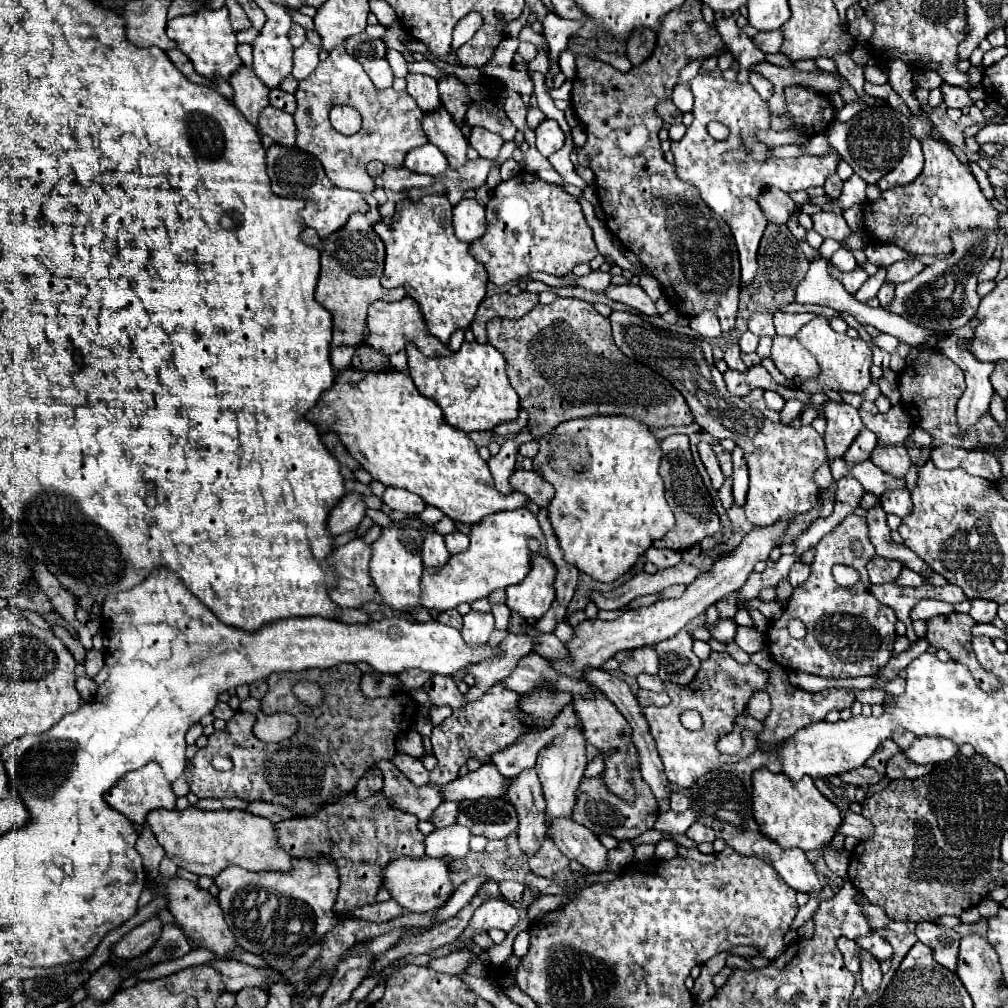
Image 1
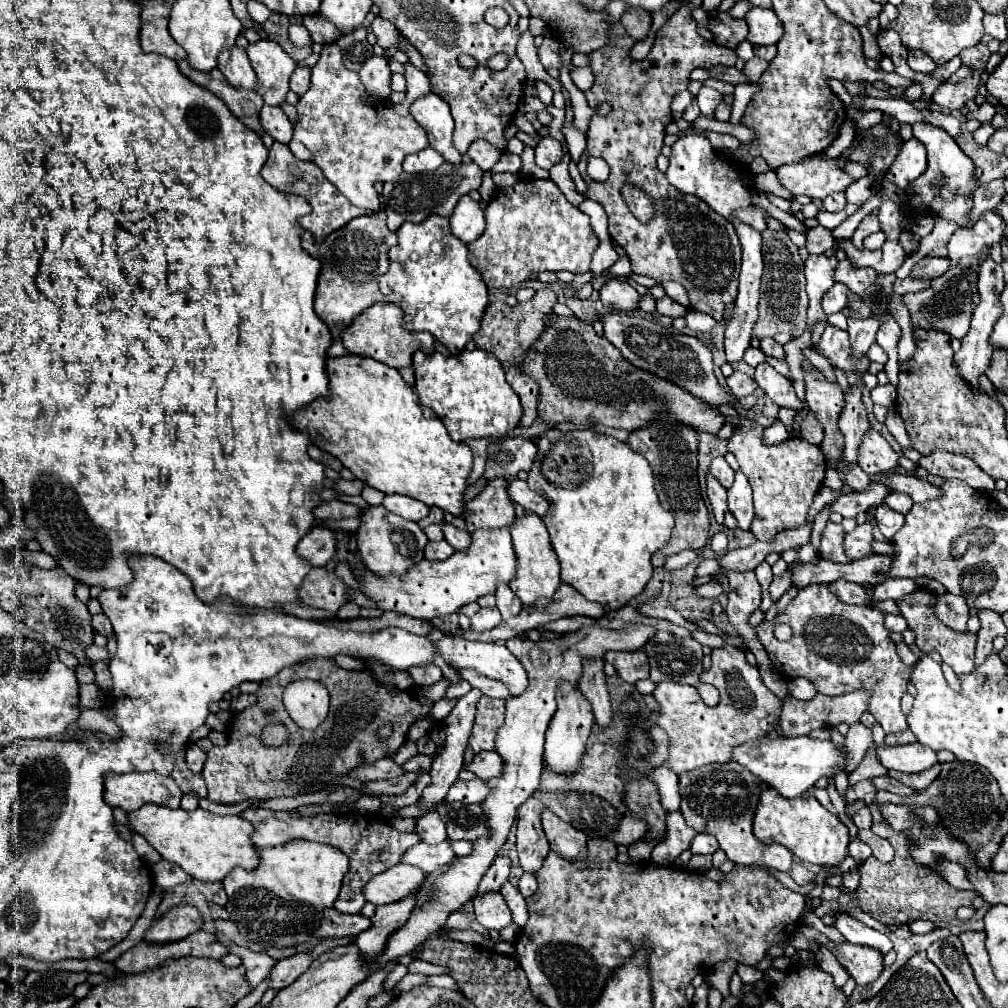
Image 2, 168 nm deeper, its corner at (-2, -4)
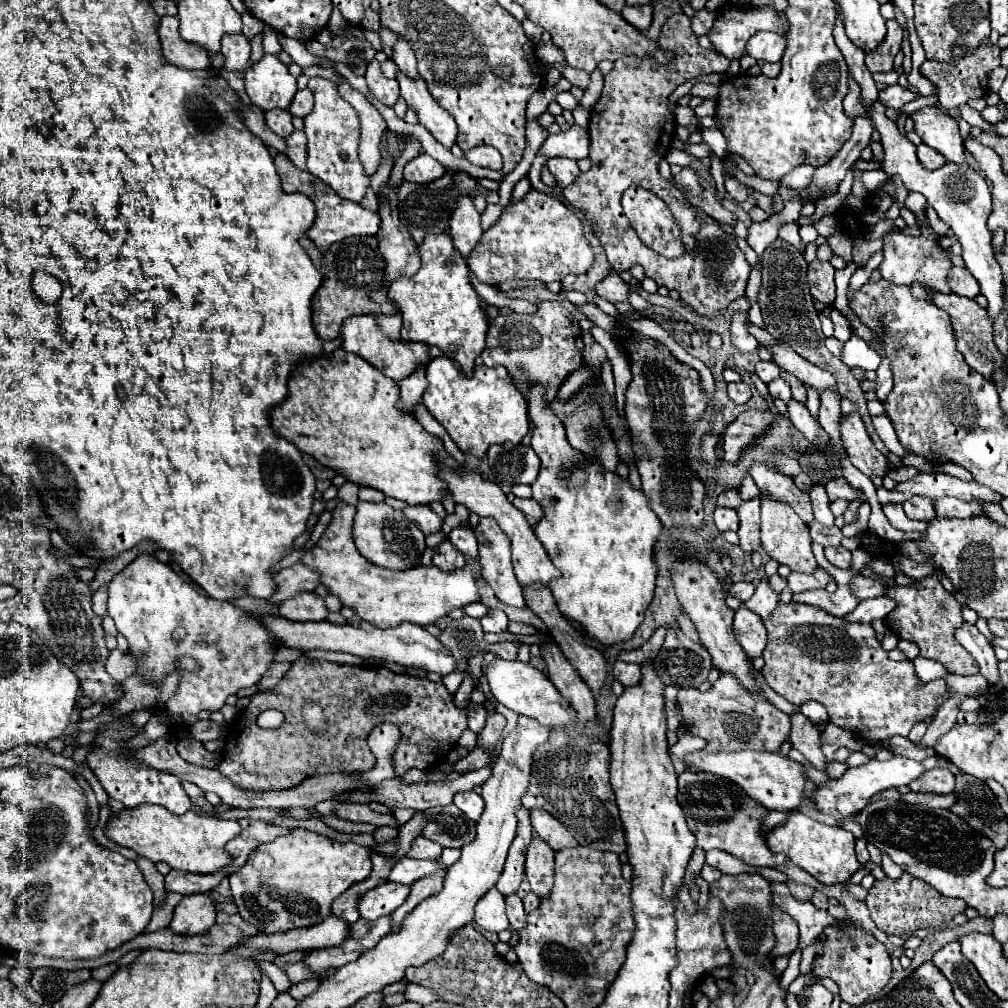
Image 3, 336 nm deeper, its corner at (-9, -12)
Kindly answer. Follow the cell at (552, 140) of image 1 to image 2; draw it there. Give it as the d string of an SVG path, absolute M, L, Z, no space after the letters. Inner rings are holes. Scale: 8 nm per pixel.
M550 134L542 136L536 146L536 164L544 170L550 170L556 162L562 160L562 146Z

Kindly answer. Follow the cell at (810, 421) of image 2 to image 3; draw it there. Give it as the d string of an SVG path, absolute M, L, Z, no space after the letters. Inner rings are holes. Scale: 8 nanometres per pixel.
M804 384L804 386L807 388L807 408L809 408L811 416L817 418L817 410L819 410L819 394L813 390L813 386L807 384Z

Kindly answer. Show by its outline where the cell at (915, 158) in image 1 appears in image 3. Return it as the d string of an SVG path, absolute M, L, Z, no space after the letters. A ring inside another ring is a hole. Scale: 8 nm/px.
M927 144L917 146L917 156L919 156L921 164L925 164L925 168L929 168L929 170L937 170L937 168L941 168L947 162L945 156L941 156L937 150L929 148Z

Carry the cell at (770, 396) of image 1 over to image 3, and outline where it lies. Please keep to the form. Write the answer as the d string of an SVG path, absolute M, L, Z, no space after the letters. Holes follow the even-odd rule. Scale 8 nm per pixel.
M783 378L769 382L769 392L771 392L771 396L781 398L783 402L789 402L789 400L791 400L791 390L789 390L789 384L787 384Z

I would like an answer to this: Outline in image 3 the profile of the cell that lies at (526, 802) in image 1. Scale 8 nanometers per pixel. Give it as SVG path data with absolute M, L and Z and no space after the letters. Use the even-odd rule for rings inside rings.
M535 836L531 840L531 846L527 850L525 876L531 882L531 890L541 900L551 894L551 888L553 888L553 850L539 836Z

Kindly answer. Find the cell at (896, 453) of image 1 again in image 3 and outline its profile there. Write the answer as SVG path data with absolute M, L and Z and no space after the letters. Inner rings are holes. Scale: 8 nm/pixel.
M859 414L841 416L841 442L851 464L867 476L885 476L889 470L887 458L871 442Z

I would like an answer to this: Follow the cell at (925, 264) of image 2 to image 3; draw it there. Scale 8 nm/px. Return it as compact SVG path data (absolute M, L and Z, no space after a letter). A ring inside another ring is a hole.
M953 266L953 270L949 272L949 286L957 296L967 296L967 298L975 298L979 296L979 286L977 280L969 274L969 270L965 268L957 268Z

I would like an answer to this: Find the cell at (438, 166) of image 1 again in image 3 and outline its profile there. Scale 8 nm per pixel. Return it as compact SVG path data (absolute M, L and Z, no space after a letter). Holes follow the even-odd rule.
M421 152L413 160L409 160L403 168L403 180L405 182L417 182L417 184L433 182L433 180L441 178L443 174L445 174L445 166L439 164L435 158L431 158L425 152Z

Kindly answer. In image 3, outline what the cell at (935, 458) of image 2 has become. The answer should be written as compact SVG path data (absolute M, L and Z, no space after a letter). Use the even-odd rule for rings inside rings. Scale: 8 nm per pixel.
M901 466L901 468L891 468L887 476L889 476L889 478L893 478L897 484L901 484L901 482L911 480L917 472L919 472L919 470L917 470L917 468L913 468L913 466Z

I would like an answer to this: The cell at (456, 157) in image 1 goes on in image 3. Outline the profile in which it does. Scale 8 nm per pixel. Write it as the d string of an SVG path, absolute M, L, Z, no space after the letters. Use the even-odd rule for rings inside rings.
M397 72L397 82L407 106L417 112L419 124L423 124L437 142L441 142L445 148L451 148L457 140L457 124L451 114L441 110L441 106L433 100L423 78L407 78L407 74Z

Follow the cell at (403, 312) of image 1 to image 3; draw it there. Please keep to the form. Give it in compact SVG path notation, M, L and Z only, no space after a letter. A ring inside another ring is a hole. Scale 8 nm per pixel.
M353 316L353 318L347 318L345 324L341 324L341 340L343 340L341 348L345 348L351 354L361 356L371 366L381 370L387 378L391 378L393 382L399 382L399 380L407 378L409 374L413 374L413 370L419 364L427 364L429 362L427 344L421 344L421 342L389 342L383 336L383 332L379 330L375 316Z

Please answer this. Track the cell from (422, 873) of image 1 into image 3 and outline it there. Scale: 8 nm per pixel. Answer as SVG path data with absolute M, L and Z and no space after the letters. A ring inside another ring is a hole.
M383 882L367 890L359 898L357 902L359 916L365 920L377 920L381 916L389 916L405 902L407 894L409 894L409 886L395 884L395 882Z

